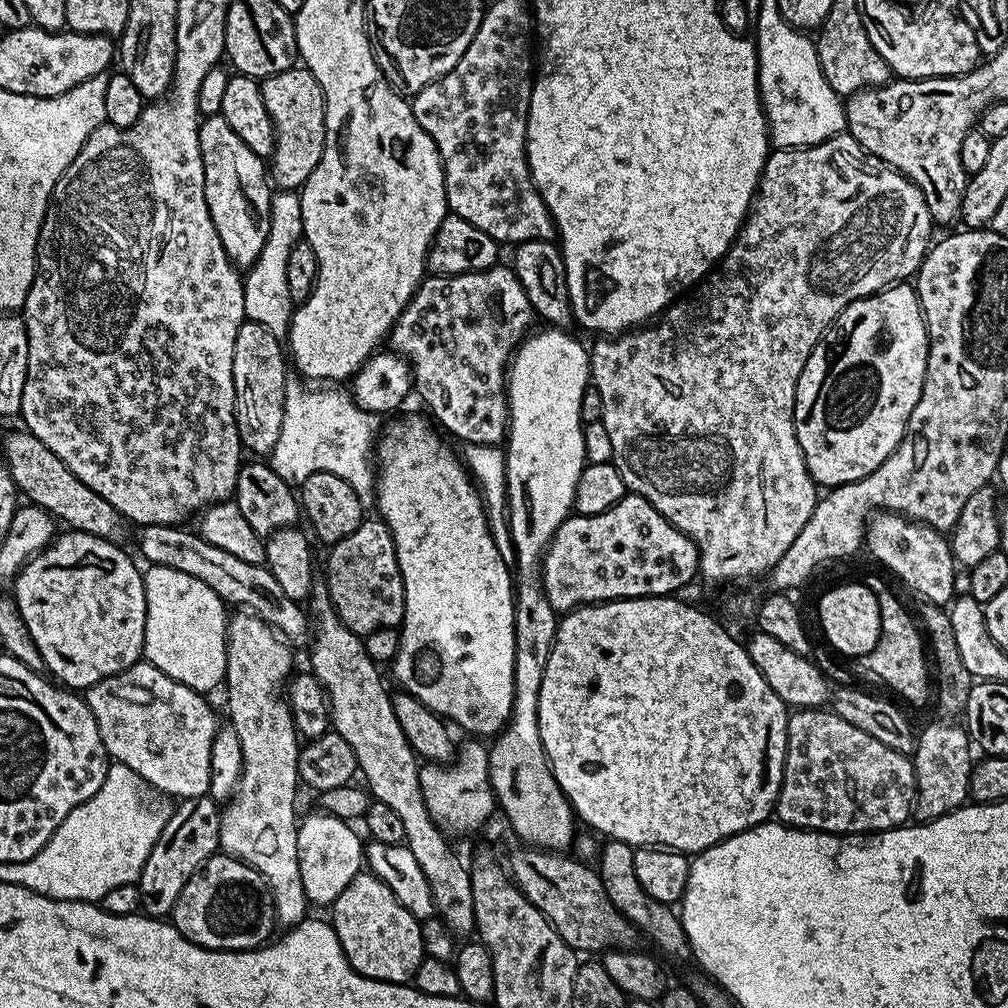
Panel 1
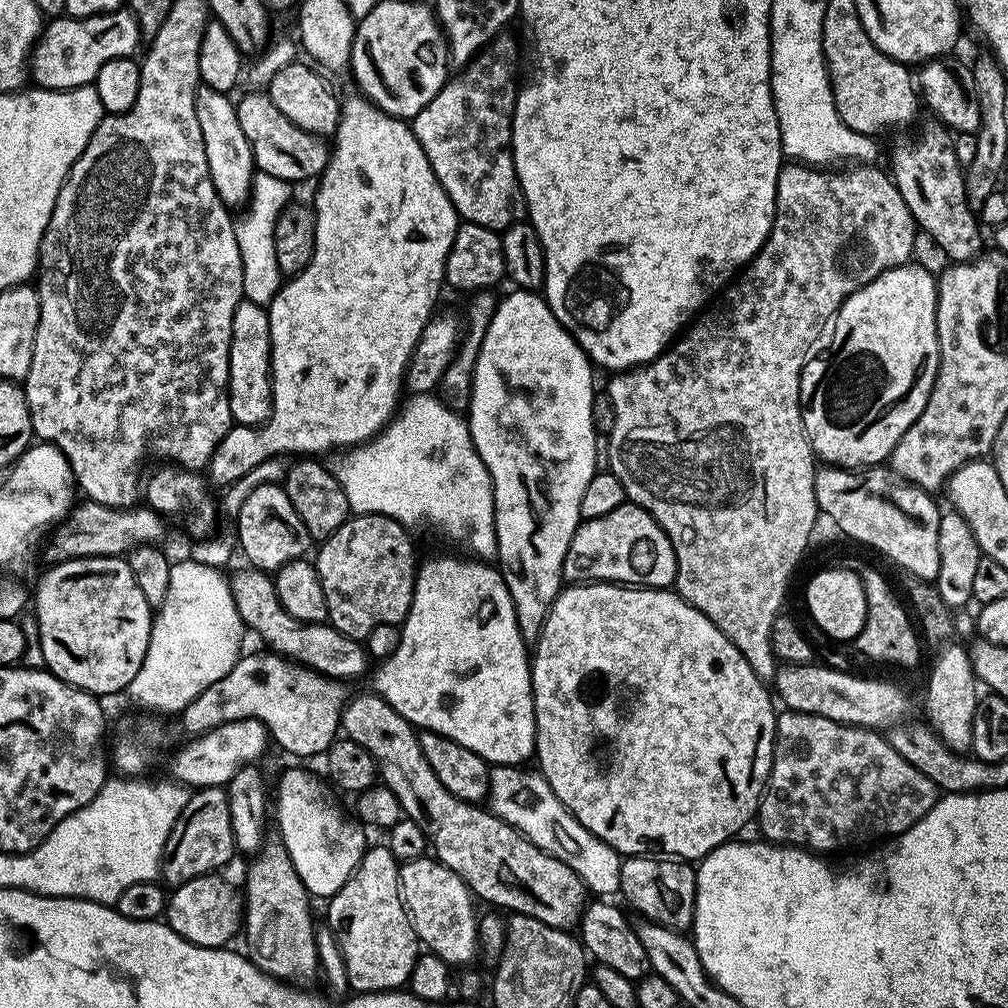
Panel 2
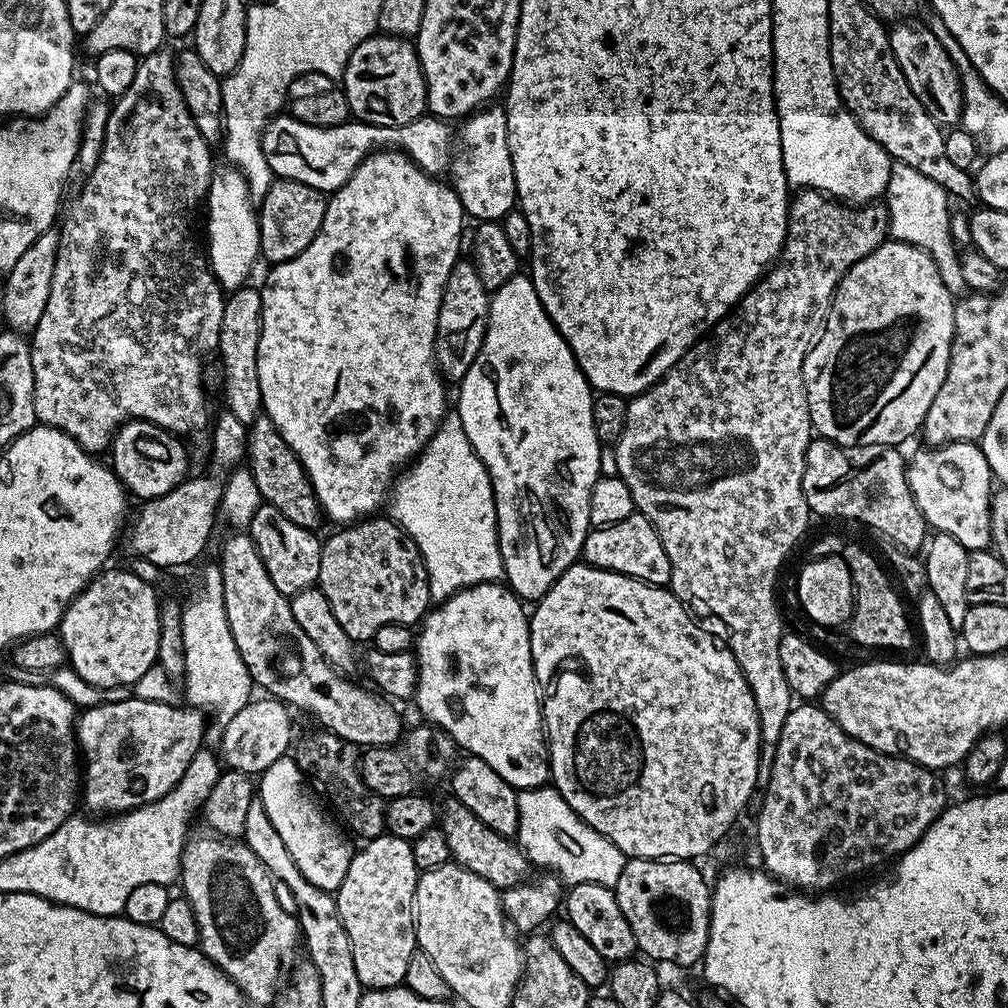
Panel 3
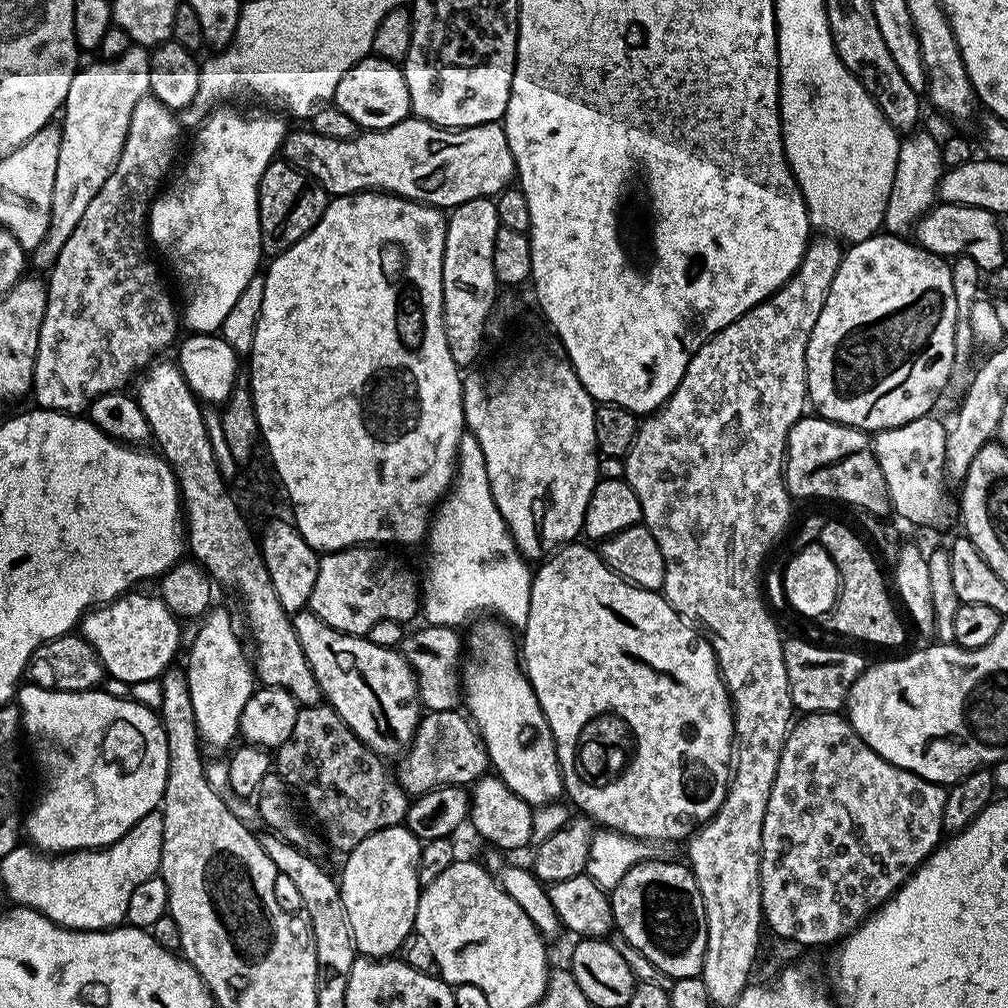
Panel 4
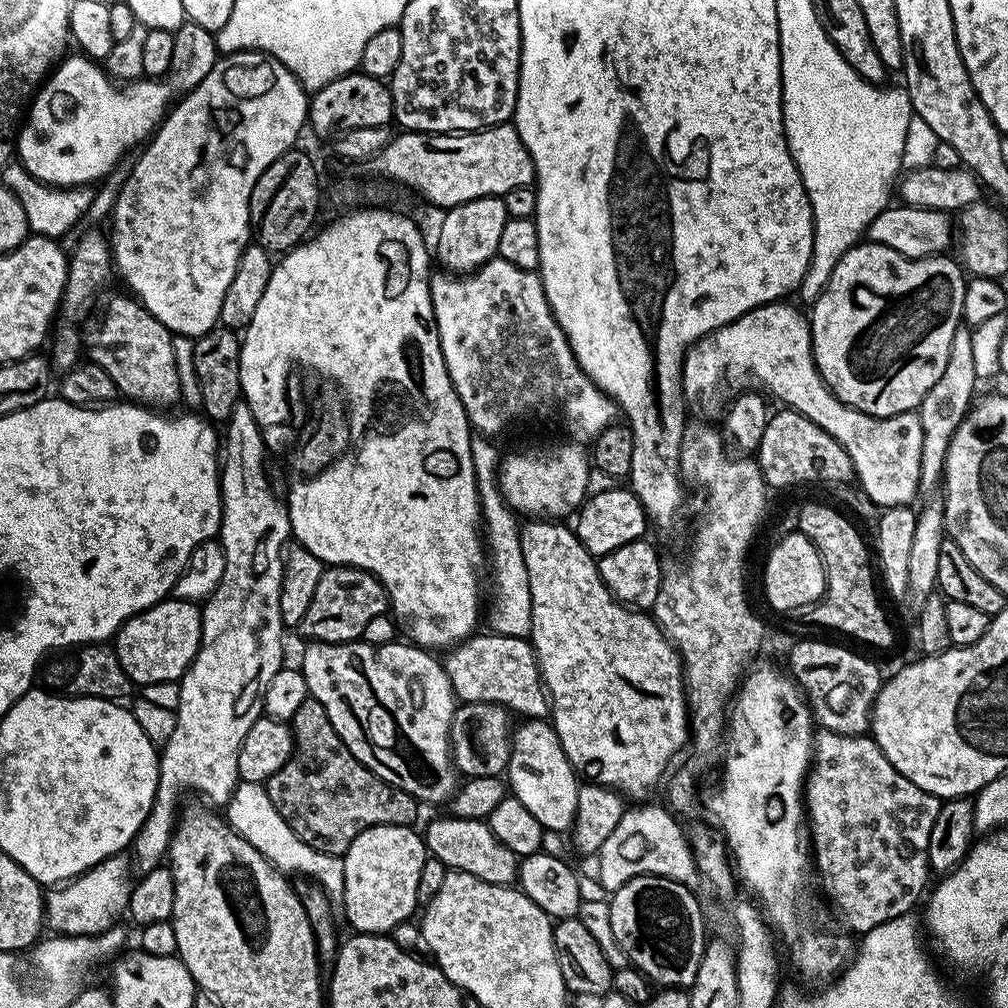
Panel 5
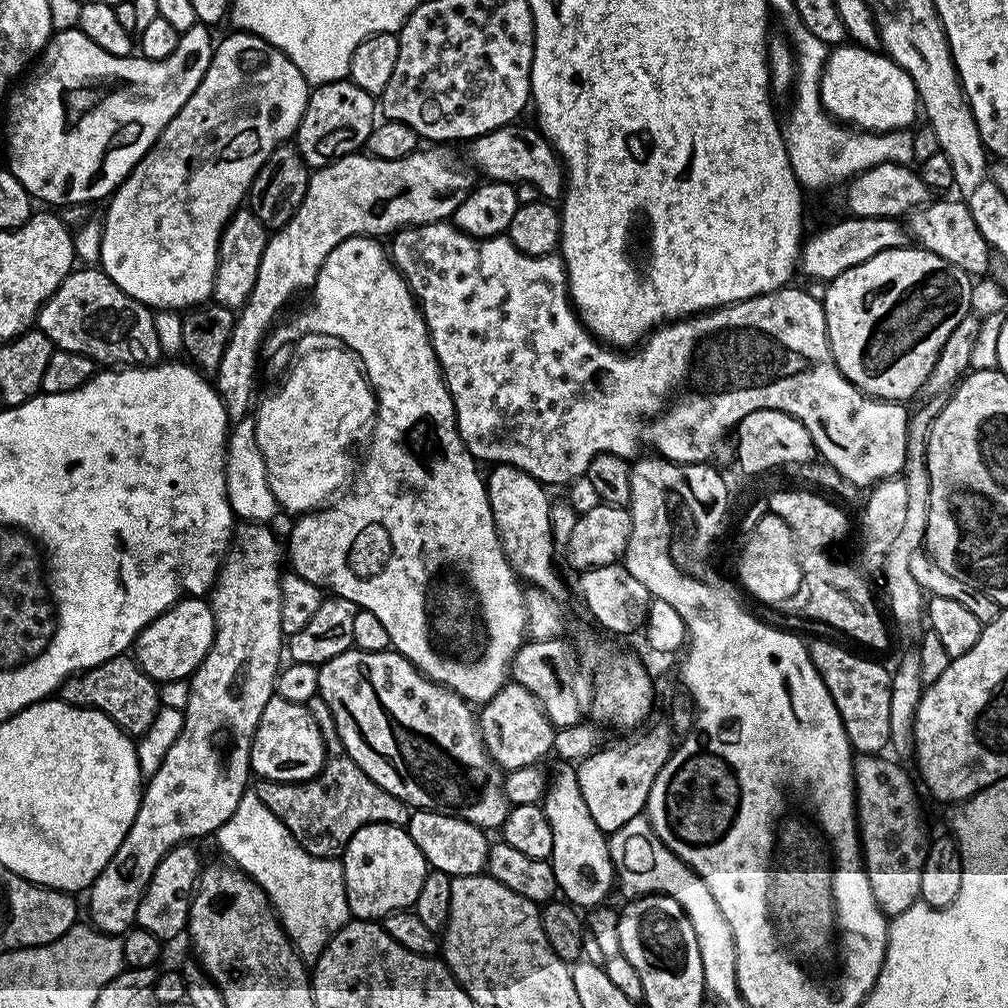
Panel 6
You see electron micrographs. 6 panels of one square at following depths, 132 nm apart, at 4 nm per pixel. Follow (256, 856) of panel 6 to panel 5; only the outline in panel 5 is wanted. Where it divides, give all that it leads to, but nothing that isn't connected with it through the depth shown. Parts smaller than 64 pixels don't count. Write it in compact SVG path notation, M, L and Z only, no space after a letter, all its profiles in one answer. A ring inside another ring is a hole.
M241 780L236 785L234 794L228 799L226 819L228 825L239 836L246 838L246 842L250 842L250 846L254 846L254 850L263 854L281 872L285 874L297 872L300 876L313 876L316 879L313 881L328 893L329 900L333 902L343 901L343 859L338 856L315 852L310 845L302 842L302 838L298 838L298 834L294 834L294 830L290 830L290 826L282 818L282 814L278 814L278 810L274 810L274 802L270 802L270 794L264 784Z

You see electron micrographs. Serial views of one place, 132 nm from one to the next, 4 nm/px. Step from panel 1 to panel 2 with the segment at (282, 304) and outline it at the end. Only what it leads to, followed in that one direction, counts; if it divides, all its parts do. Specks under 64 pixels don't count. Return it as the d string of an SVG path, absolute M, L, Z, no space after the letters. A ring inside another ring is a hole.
M257 171L252 178L252 192L243 209L244 217L235 221L238 254L242 258L242 286L244 299L255 304L268 303L278 294L282 277L278 270L278 258L274 255L274 228L282 210L293 199L293 185L282 178Z

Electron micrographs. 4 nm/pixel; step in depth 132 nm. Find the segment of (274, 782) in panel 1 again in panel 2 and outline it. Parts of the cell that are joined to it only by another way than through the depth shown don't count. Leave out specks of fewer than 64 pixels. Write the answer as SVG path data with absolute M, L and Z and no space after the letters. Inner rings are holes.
M265 843L251 860L252 865L242 887L246 897L246 915L242 920L242 936L248 939L246 955L278 981L307 985L307 980L318 972L316 928L312 924L312 908L308 905L310 894L298 878L283 844Z

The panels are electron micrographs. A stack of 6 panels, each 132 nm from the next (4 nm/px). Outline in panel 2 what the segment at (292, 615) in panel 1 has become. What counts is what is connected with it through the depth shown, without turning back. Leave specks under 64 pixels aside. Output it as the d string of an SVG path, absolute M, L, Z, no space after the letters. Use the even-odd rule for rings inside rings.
M243 567L230 576L232 601L236 604L245 629L249 633L257 632L269 644L265 645L275 655L303 664L305 668L310 668L321 676L328 676L332 680L341 682L356 680L367 670L370 657L367 647L361 641L342 634L330 623L308 624L304 620L286 614L282 602L278 602L273 577L269 573L261 572L259 568Z

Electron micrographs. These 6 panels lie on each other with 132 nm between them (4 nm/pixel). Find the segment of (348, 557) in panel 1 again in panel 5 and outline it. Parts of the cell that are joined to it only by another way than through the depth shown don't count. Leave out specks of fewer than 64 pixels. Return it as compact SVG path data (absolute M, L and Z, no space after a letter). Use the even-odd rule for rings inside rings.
M328 566L325 567L322 578L318 578L318 586L314 589L314 598L310 598L310 606L306 609L306 614L302 618L302 622L298 626L298 632L301 632L304 636L309 636L309 641L315 642L321 640L327 644L351 644L359 641L363 637L364 631L366 630L366 622L370 622L370 618L378 618L379 616L385 615L389 611L390 605L388 602L388 591L384 589L383 582L376 576L371 576L366 570L361 568L342 568L339 566Z

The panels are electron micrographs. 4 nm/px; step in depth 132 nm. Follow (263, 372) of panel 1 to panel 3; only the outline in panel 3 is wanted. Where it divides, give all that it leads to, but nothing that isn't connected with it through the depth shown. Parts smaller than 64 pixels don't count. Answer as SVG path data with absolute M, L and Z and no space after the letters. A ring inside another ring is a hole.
M245 286L229 291L222 310L218 357L224 367L224 404L228 412L247 426L262 412L262 386L258 386L258 338L262 338L262 298L259 287Z

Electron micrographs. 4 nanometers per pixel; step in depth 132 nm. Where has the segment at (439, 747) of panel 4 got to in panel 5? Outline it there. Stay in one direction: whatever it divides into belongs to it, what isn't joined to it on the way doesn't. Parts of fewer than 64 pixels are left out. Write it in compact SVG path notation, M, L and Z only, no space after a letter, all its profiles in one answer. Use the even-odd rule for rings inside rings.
M490 702L461 703L452 719L452 761L465 777L500 776L508 767L512 753L514 724L508 721L509 709Z

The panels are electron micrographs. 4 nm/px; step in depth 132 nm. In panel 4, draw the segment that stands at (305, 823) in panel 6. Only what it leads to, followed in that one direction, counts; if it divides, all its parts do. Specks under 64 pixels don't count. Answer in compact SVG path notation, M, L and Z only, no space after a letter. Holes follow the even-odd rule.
M321 702L319 704L309 704L301 707L294 718L294 730L290 730L290 738L286 738L286 742L282 742L282 746L275 749L274 752L274 772L279 776L293 793L300 792L300 796L304 799L304 804L324 823L324 836L328 839L328 844L332 848L337 848L340 854L347 854L354 850L354 846L358 846L358 842L362 842L362 838L370 838L370 834L374 834L378 830L386 830L387 828L399 828L403 825L404 816L408 813L408 805L410 797L404 788L396 783L390 768L387 768L385 761L376 752L372 752L353 734L350 726L346 726L346 722L342 722L342 718L333 710L331 704Z

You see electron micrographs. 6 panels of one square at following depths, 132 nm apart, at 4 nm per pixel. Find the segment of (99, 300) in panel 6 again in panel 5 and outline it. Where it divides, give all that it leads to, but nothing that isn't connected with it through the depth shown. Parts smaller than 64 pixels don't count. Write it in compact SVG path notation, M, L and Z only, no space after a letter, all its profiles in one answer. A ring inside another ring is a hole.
M128 294L123 295L110 297L104 308L104 321L94 325L88 333L83 333L87 359L110 374L121 397L153 410L168 410L172 403L180 400L178 366L174 366L173 333L162 326L154 314L147 312L139 300Z

